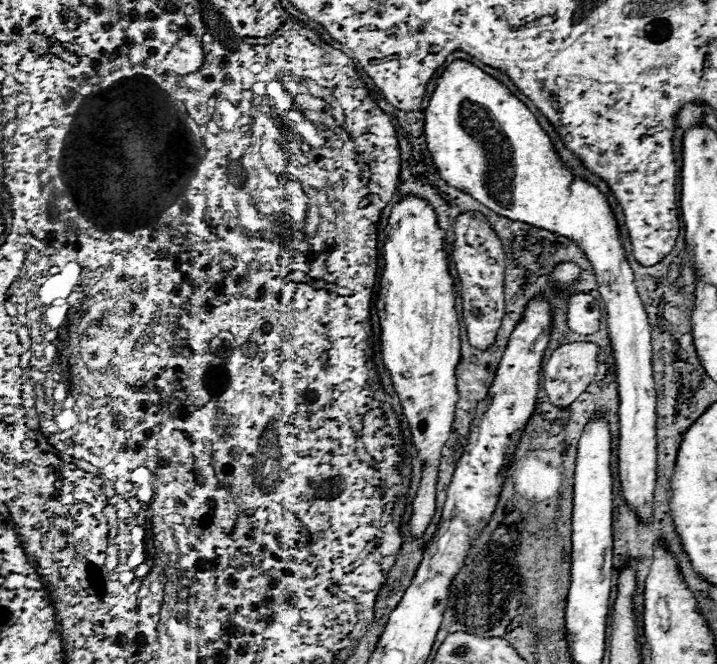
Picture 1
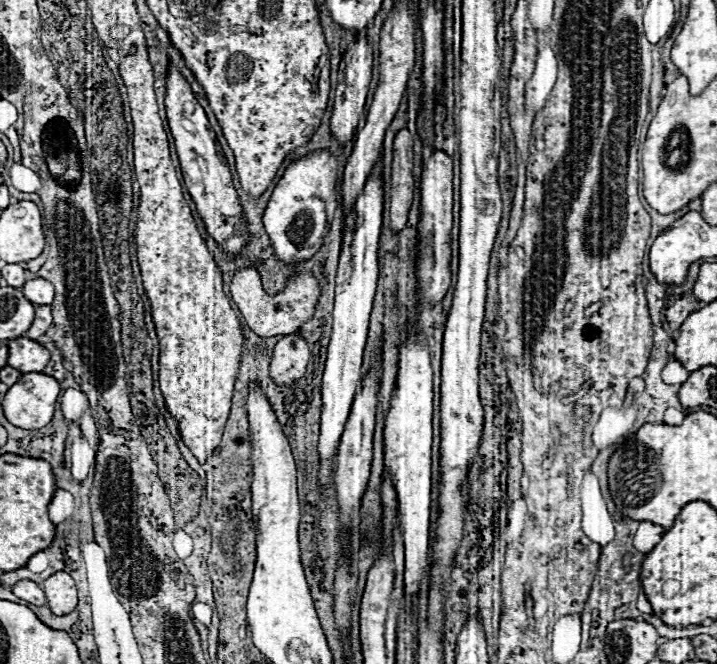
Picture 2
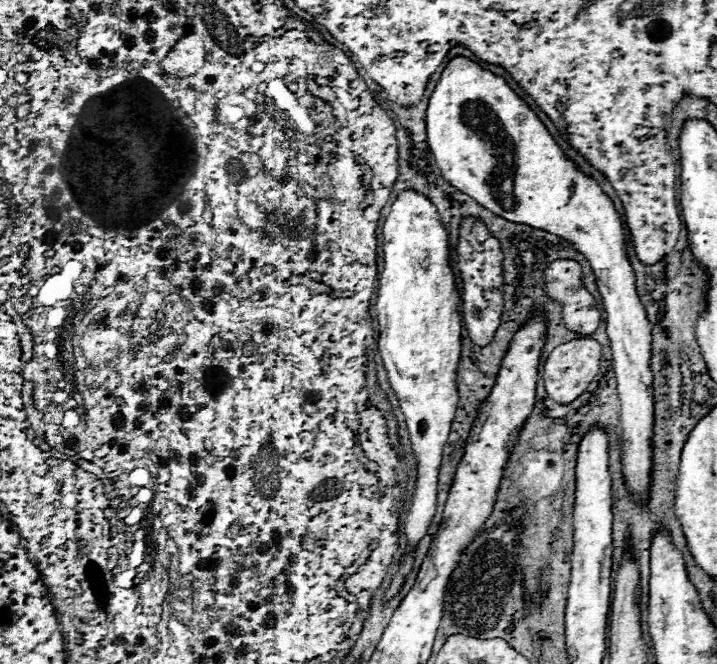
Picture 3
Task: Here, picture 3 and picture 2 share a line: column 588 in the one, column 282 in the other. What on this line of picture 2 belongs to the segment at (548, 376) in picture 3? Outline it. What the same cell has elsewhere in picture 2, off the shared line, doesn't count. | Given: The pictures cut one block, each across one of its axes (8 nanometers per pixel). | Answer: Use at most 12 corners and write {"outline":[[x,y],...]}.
{"outline":[[298,334],[274,346],[270,376],[294,384],[306,372],[310,350]]}

